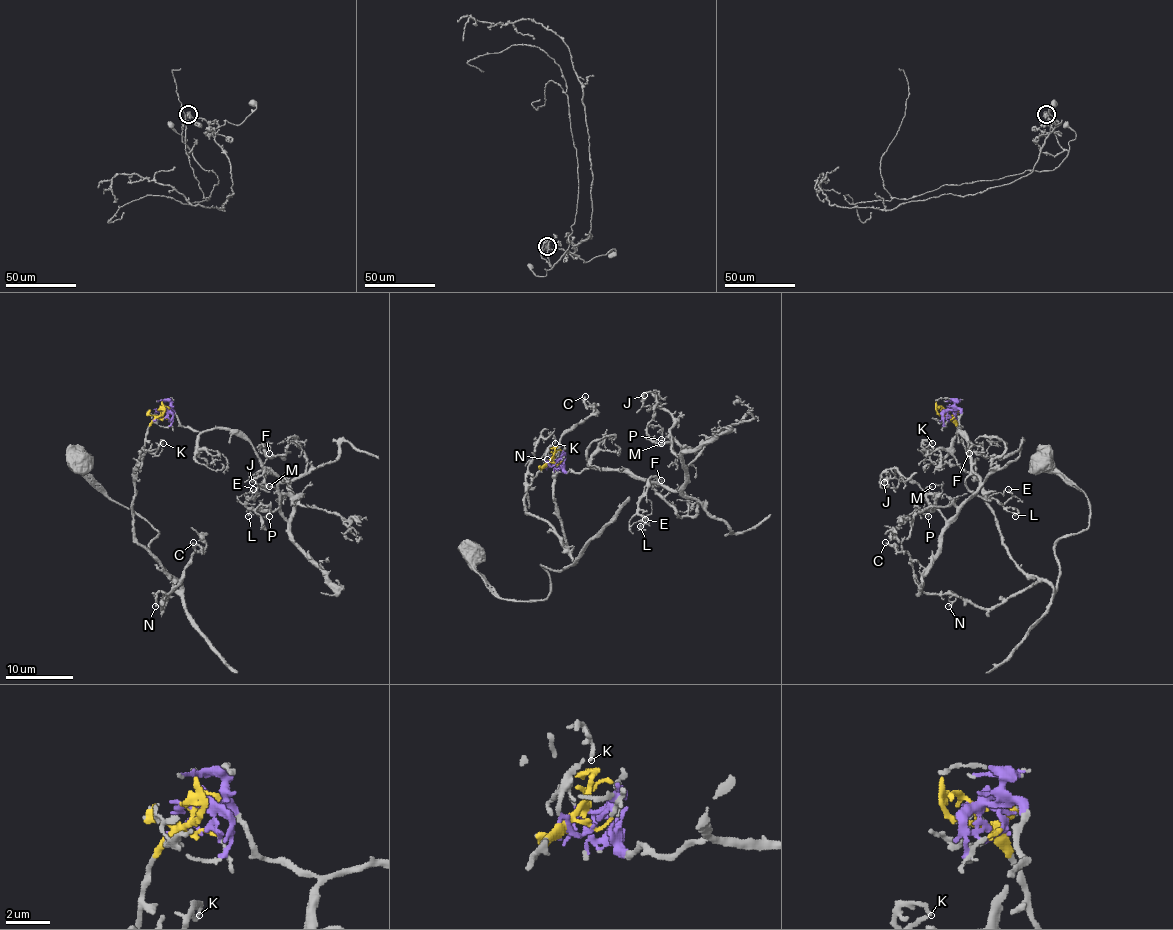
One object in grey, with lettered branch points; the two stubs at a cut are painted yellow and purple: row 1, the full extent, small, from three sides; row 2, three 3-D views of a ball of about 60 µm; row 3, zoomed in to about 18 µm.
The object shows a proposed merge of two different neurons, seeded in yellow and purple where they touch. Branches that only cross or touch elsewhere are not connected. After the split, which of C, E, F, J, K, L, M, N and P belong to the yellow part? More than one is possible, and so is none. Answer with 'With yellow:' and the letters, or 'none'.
With yellow: C, K, N

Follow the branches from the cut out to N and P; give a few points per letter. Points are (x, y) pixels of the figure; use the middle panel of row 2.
N: (553, 458), (529, 483), (524, 509), (541, 517), (566, 547), (554, 500), (556, 462), (548, 460)
P: (553, 458), (563, 470), (627, 470), (679, 490), (685, 465), (647, 428), (662, 428), (660, 440)

